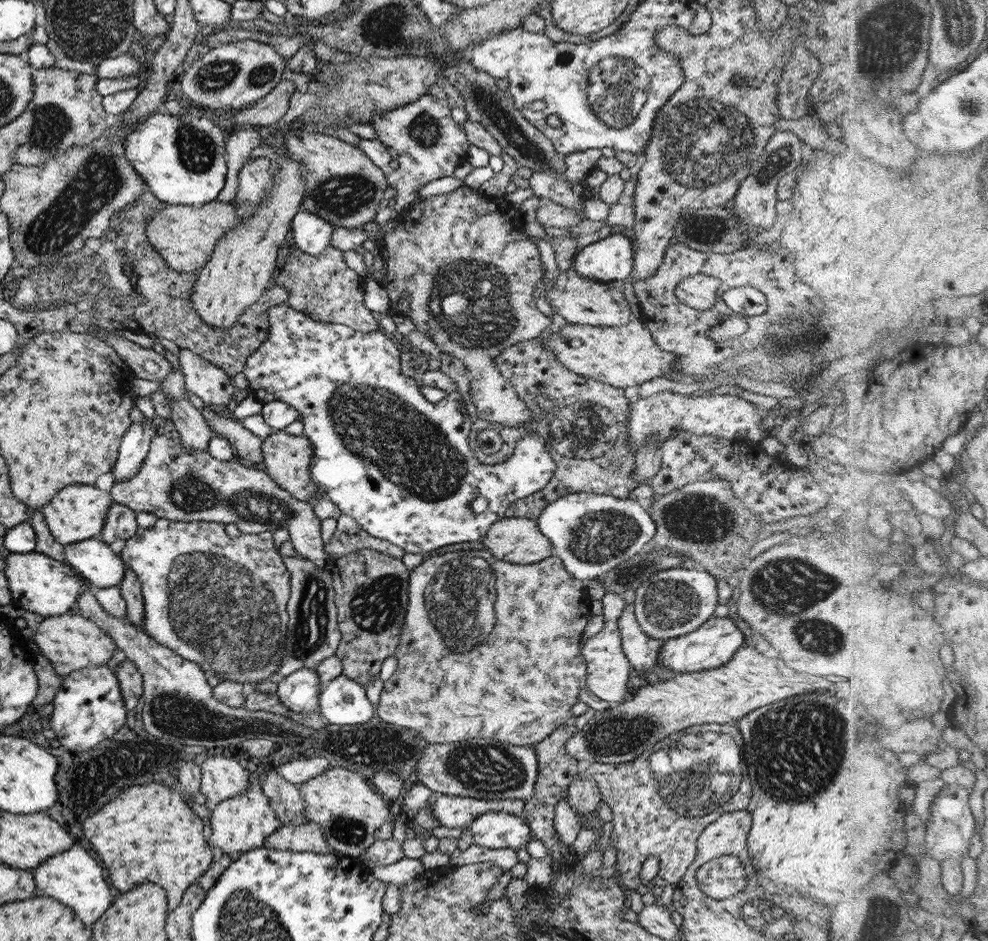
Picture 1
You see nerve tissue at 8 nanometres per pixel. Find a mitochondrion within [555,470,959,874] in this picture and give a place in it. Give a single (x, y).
(793, 770)

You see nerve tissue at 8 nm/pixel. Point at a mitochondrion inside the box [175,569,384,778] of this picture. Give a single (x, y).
(357, 752)

